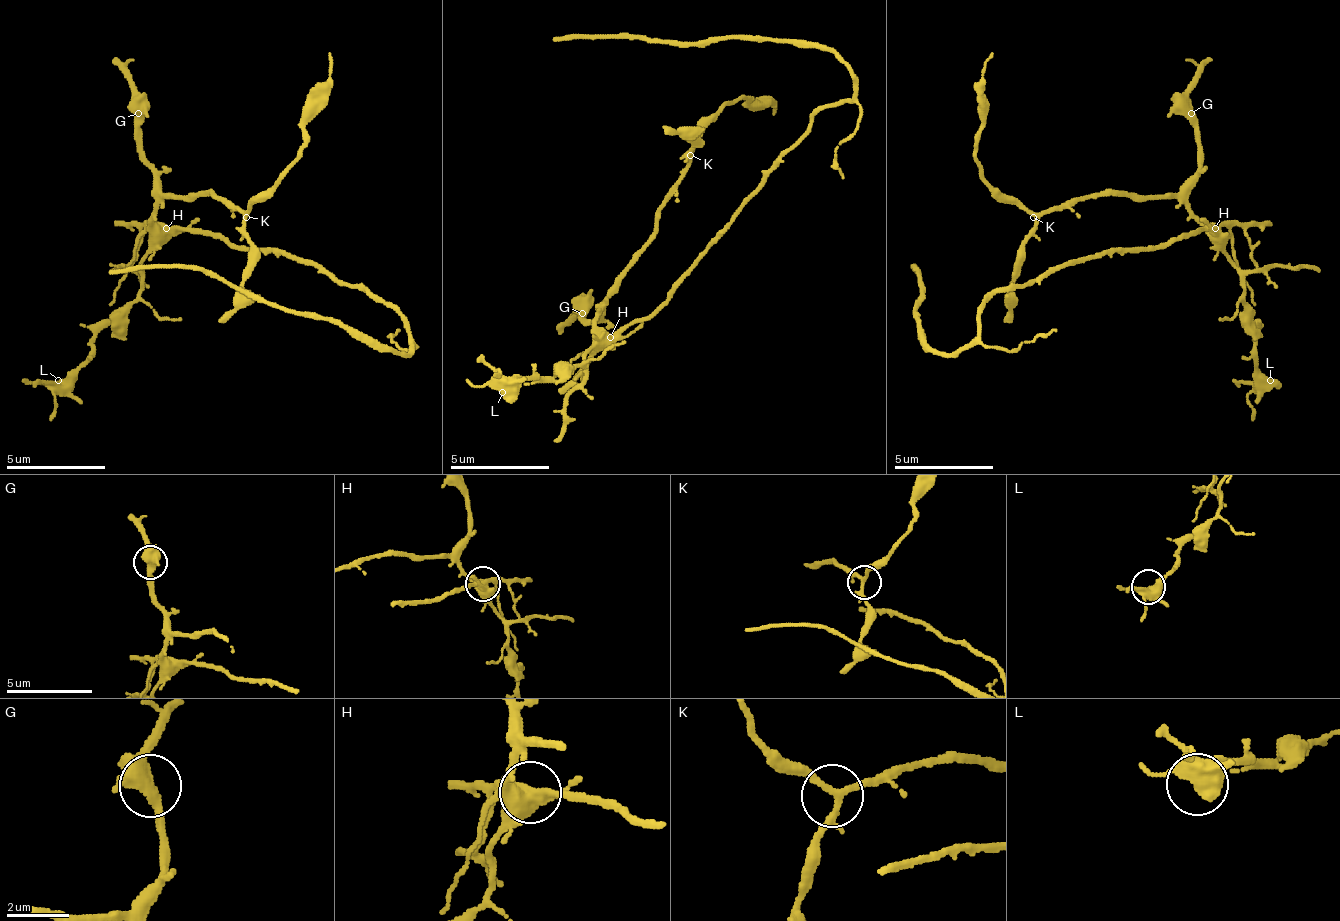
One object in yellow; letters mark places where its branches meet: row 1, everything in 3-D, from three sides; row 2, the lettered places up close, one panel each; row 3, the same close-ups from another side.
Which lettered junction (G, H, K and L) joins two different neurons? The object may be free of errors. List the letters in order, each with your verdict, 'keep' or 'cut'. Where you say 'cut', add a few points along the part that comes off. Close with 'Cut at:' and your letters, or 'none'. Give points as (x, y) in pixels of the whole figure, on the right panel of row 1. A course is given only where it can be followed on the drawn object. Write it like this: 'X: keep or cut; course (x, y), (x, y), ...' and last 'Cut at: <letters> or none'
G: keep
H: cut; course (1216, 227), (1048, 266), (983, 306), (973, 335), (939, 355), (914, 321), (919, 271)
K: keep
L: keep
Cut at: H

